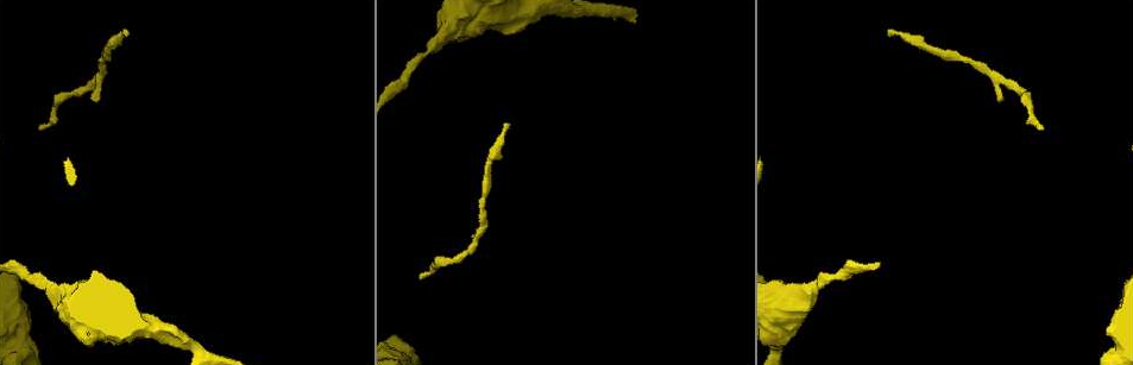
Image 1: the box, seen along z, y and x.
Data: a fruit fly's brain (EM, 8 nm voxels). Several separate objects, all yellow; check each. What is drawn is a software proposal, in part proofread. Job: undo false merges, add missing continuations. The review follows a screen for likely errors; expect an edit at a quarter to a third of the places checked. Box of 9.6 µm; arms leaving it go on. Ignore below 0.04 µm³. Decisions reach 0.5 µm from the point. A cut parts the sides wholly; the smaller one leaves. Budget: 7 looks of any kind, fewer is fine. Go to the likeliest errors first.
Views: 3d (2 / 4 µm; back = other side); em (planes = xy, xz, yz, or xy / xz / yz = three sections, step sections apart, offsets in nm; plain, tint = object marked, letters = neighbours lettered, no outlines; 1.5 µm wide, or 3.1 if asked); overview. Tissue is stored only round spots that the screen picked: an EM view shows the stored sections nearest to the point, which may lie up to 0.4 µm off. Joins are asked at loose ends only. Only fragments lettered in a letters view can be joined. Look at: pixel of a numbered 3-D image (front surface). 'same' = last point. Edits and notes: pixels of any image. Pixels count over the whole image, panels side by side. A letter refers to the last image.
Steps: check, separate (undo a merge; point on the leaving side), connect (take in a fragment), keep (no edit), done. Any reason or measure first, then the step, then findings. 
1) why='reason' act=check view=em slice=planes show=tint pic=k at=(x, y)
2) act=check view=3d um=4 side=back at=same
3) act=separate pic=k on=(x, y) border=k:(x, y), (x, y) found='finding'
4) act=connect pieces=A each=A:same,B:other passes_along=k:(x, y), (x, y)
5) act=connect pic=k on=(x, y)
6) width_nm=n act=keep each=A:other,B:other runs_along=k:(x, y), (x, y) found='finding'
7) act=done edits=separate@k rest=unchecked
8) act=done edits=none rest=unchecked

why='free end' act=check view=3d um=2 pic=1 at=(1043, 129)

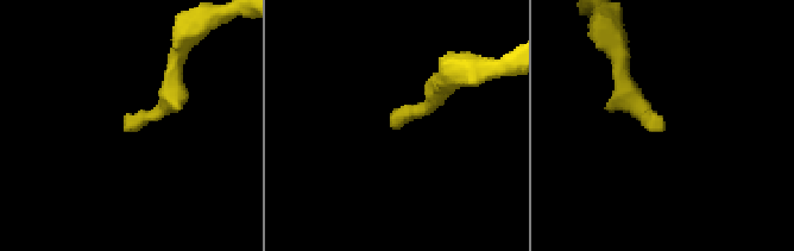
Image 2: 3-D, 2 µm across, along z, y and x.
act=check view=em slice=planes show=plain pic=2 at=(126, 127)

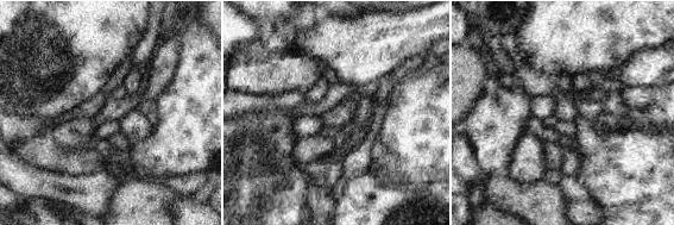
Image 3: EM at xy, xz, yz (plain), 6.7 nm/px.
act=check view=em slice=planes show=letters at=same

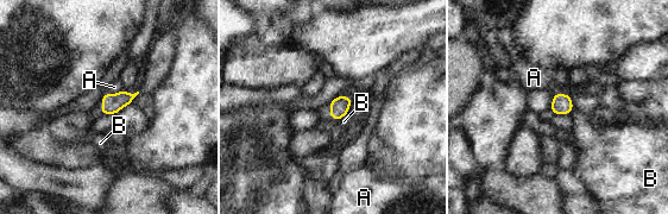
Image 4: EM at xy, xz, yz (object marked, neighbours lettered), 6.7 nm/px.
width_nm=130 act=keep each=A:other,B:other border=4:(346, 114), (336, 120) found='no lettered fragment goes on from it'

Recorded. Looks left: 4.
why='free end' act=check view=em slice=xz step=4 show=tint pic=1 at=(506, 125)

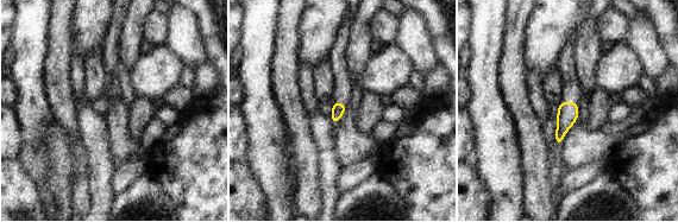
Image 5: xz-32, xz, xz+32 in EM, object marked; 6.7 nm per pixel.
why='cut it another way' act=check view=em slice=planes show=letters at=same

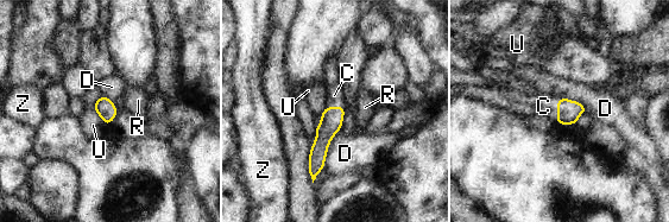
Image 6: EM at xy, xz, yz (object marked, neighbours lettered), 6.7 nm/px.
width_nm=120 act=connect pieces=C each=C:same,D:other,R:other,U:other,Z:other passes_along=6:(568, 112), (557, 110), (543, 106) found='it goes on there'

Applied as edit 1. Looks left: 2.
why='calibre changes' act=check view=em slice=xy step=8 show=tint pic=1 at=(41, 282)

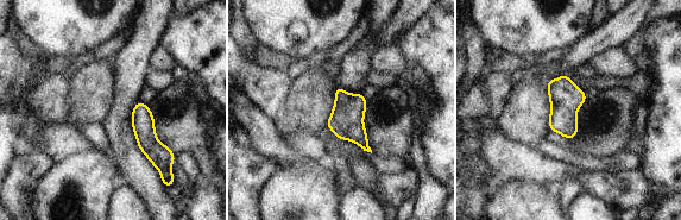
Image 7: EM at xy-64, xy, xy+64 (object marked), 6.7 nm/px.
why='cut it another way' act=check view=em slice=xz step=8 show=letters at=same

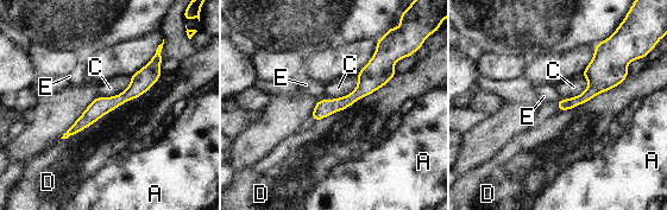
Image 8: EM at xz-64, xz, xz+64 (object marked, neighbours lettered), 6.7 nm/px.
longest_contact=D:800nm act=keep each=A:other,C:other,D:other,E:other border=8:(162, 72), (138, 96), (61, 139) found='all the same neuron'

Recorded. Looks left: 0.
act=done edits=connect@6 rest=unchecked

